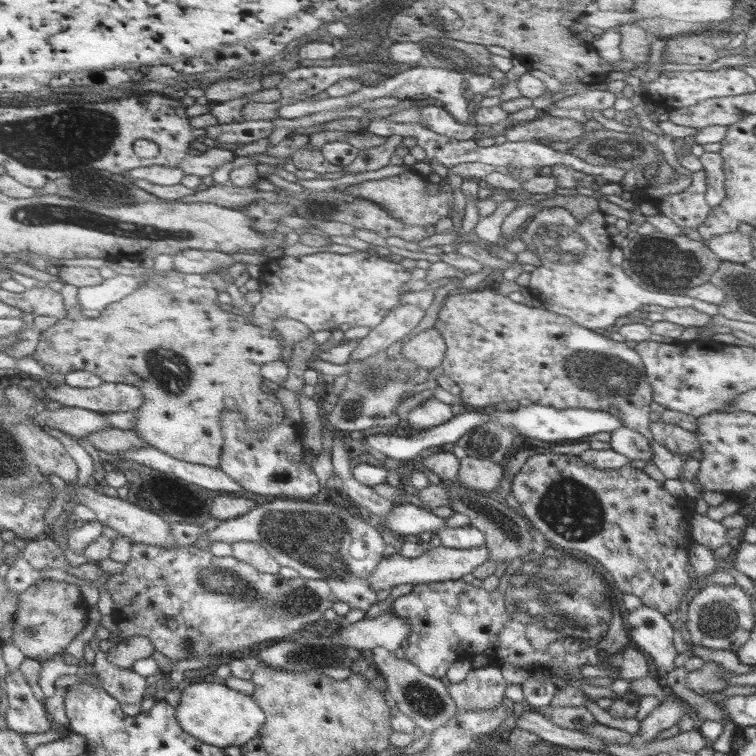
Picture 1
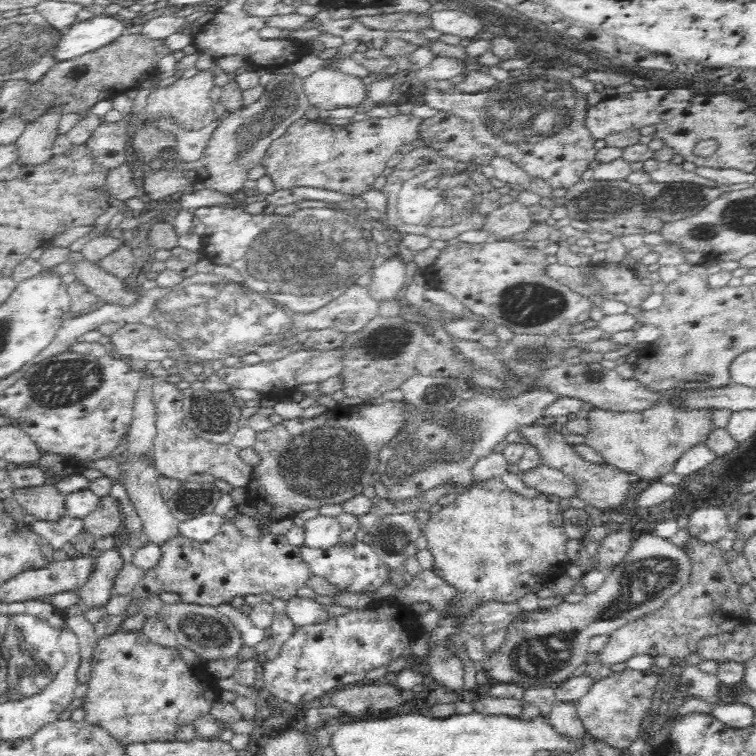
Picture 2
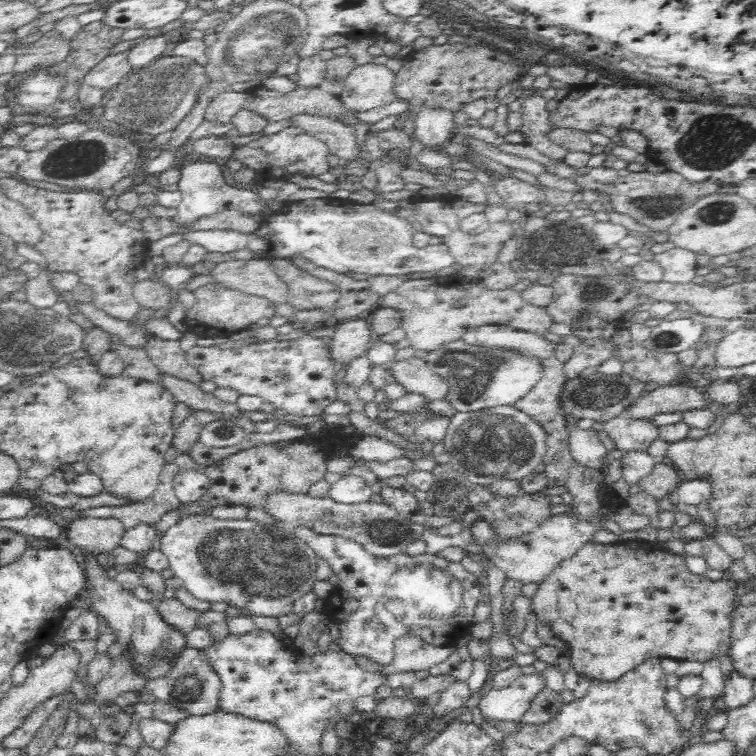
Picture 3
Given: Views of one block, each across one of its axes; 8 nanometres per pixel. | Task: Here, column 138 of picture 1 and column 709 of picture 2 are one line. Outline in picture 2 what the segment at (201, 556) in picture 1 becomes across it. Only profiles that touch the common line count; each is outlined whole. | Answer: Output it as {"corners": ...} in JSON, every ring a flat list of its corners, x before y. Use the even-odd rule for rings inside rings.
{"corners":[[690,535,680,546,691,565,689,581,658,609,625,624,609,635,609,641,600,653,589,655,583,669,593,665,615,665,630,658,647,655,652,658,667,656,684,659,696,653,703,638,720,633,732,633,736,626,752,624,748,608,740,601,741,585,734,581,729,562,722,557,722,549]]}

